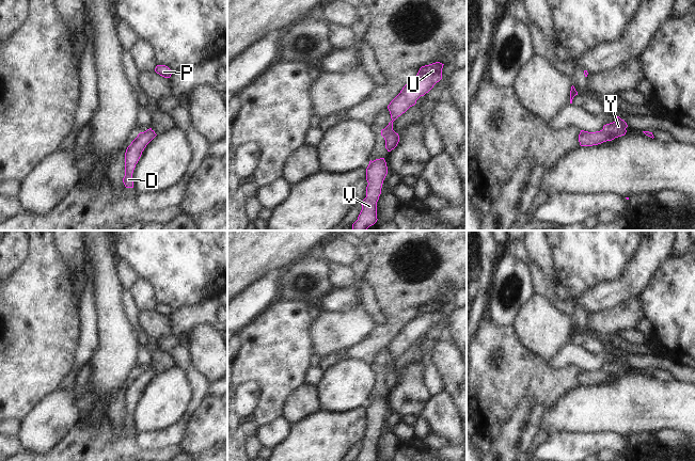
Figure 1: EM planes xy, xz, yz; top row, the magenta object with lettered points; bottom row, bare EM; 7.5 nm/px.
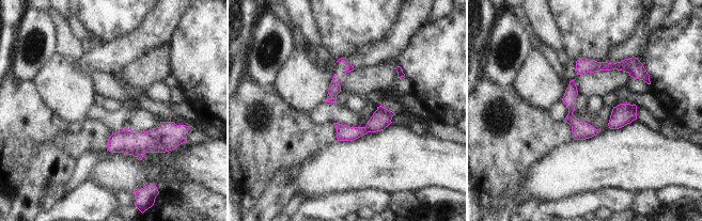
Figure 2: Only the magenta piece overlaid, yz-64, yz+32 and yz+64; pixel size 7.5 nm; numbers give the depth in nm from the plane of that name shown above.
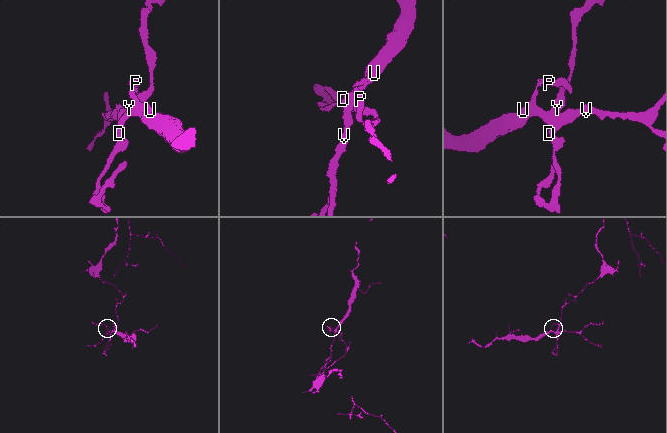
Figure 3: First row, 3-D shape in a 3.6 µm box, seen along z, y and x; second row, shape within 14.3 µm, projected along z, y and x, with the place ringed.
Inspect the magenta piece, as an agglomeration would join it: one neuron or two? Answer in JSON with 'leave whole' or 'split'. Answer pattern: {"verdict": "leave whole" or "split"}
{"verdict": "split"}

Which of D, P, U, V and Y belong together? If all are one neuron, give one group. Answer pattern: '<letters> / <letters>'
D P U V / Y

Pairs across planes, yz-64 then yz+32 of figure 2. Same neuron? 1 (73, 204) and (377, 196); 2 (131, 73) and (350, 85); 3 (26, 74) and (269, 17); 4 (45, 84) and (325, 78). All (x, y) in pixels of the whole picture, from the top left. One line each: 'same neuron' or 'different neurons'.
1: same neuron
2: same neuron
3: same neuron
4: same neuron

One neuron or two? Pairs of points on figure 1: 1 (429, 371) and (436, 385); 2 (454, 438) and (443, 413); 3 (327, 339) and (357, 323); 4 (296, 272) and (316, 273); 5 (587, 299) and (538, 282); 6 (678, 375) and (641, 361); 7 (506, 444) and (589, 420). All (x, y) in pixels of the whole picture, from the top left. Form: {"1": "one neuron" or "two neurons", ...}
{"1": "one neuron", "2": "one neuron", "3": "one neuron", "4": "one neuron", "5": "two neurons", "6": "one neuron", "7": "two neurons"}

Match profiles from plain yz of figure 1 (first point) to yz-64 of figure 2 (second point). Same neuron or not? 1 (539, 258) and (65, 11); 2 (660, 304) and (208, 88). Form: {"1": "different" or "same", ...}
{"1": "same", "2": "same"}

